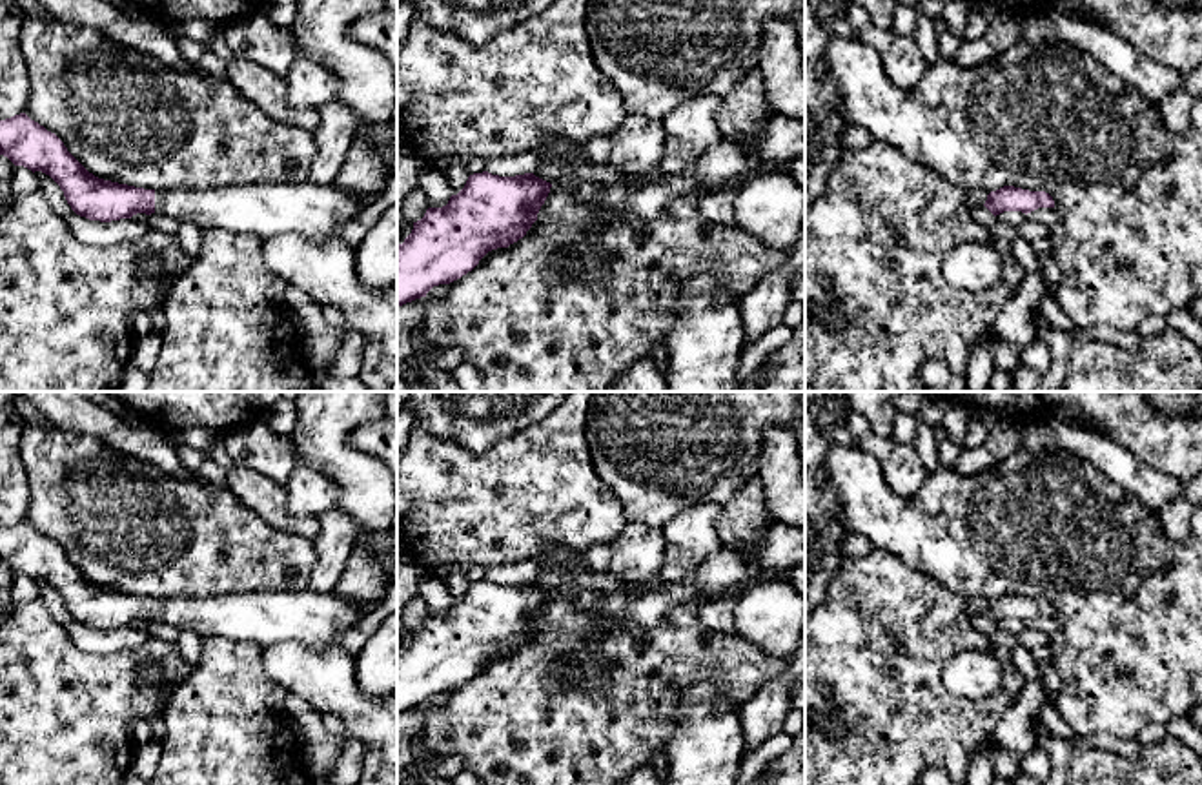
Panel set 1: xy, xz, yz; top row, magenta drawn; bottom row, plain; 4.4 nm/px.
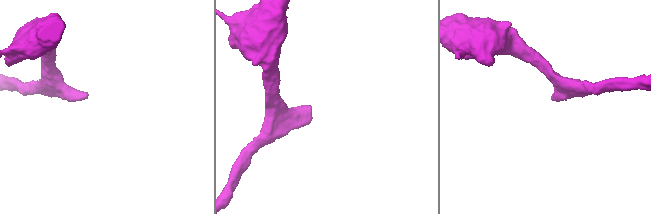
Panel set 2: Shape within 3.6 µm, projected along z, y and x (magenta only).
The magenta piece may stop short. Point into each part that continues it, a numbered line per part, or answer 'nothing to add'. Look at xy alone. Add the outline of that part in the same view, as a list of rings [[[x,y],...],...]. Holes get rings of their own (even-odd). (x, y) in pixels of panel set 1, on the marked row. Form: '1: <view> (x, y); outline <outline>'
1: xy (315, 212); outline [[[335,182],[242,184],[204,189],[155,189],[155,213],[217,228],[250,233],[262,242],[297,233],[311,240],[339,237],[339,228],[359,215],[366,200],[346,193]]]

